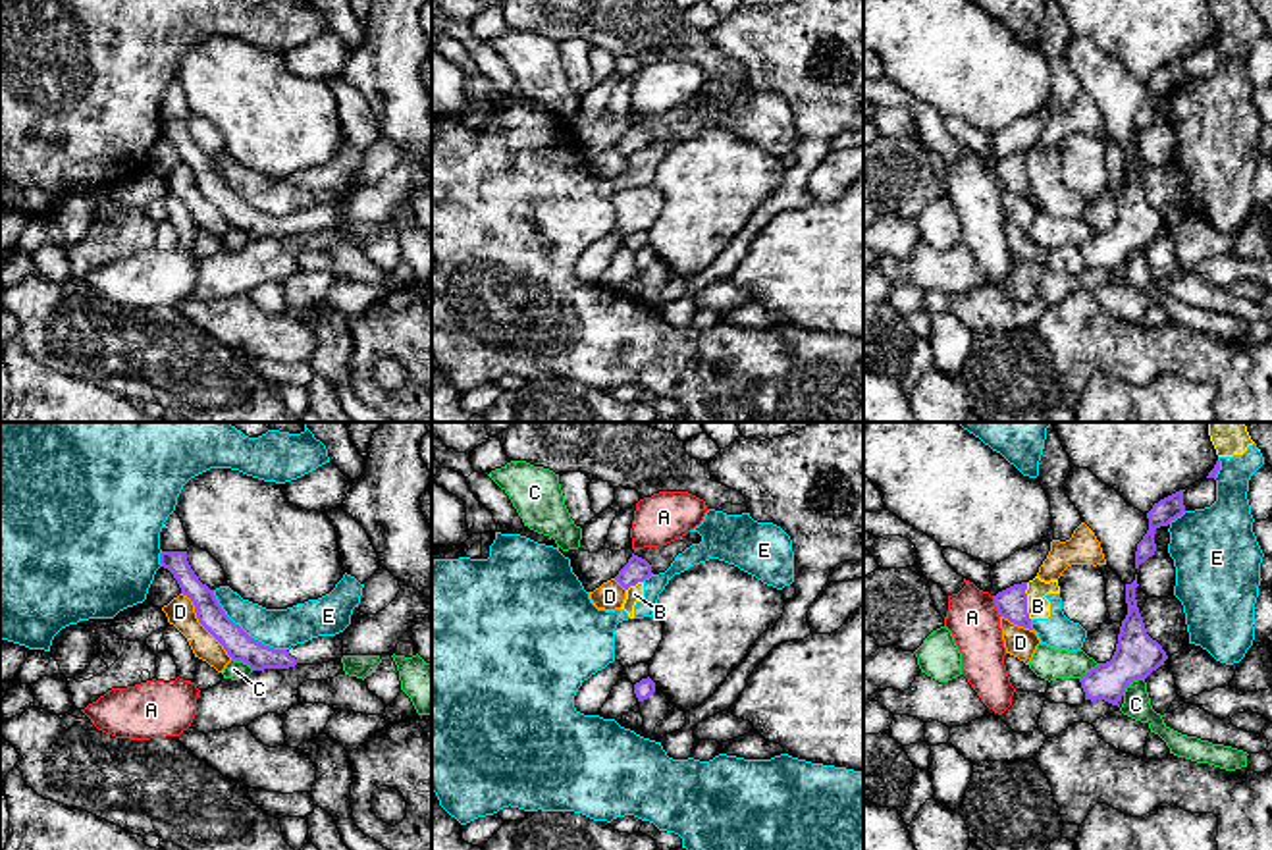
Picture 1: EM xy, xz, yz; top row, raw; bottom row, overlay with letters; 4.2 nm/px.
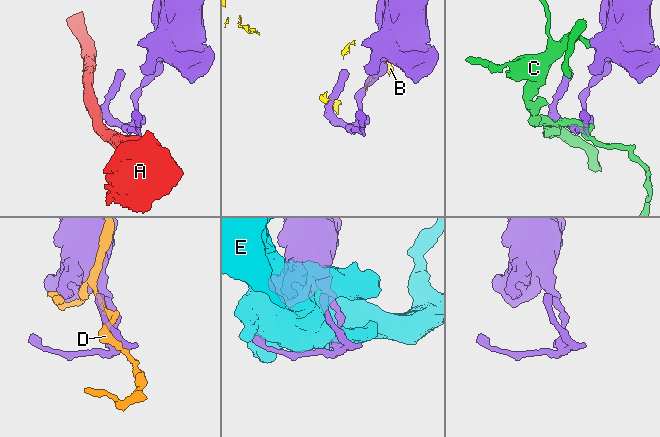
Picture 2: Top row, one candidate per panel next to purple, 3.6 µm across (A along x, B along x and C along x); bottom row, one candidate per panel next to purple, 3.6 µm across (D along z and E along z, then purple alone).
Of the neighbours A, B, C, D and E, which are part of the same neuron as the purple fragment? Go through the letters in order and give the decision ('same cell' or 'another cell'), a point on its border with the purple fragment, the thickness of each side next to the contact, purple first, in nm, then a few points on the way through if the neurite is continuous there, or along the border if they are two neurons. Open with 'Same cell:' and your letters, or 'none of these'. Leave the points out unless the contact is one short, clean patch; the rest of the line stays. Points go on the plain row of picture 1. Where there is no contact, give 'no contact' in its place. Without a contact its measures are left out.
Same cell: none of these
A: another cell | yz (995, 174) | 130/220 nm | along yz (993, 164), (993, 174), (1001, 184)
B: another cell | yz (1026, 170) | 130/100 nm
C: another cell | yz (1132, 249) | 180/110 nm
D: another cell | xy (201, 191) | 120/120 nm
E: another cell | xy (243, 199) | 120/170 nm

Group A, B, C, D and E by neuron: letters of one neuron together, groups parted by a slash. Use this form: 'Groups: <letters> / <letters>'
Groups: A / B E / C / D

